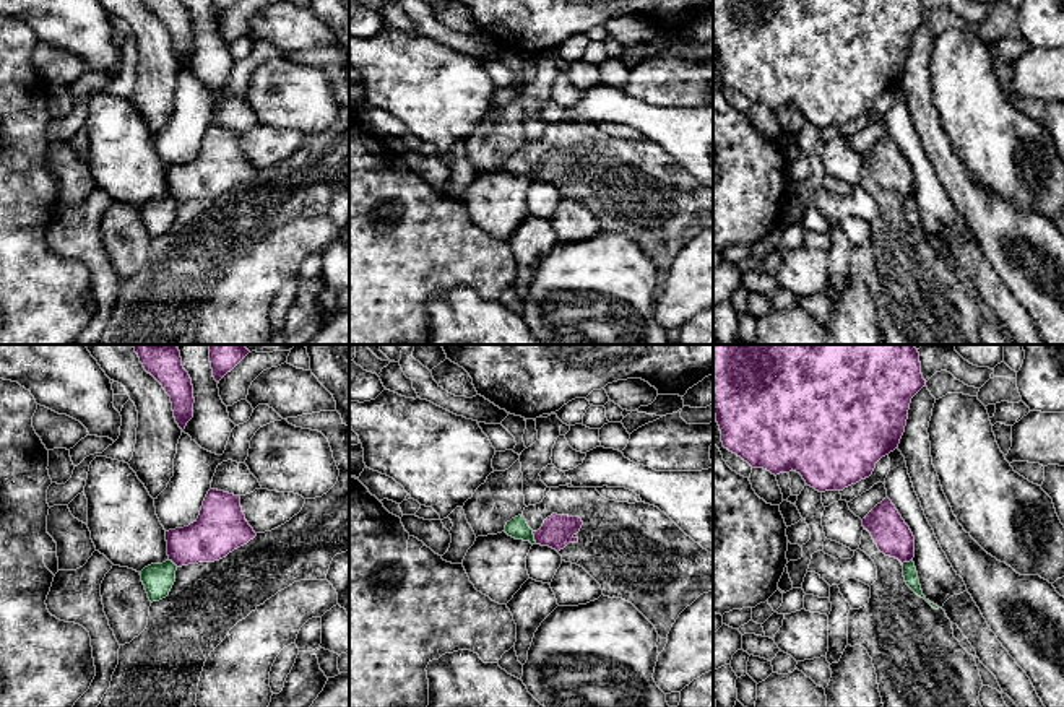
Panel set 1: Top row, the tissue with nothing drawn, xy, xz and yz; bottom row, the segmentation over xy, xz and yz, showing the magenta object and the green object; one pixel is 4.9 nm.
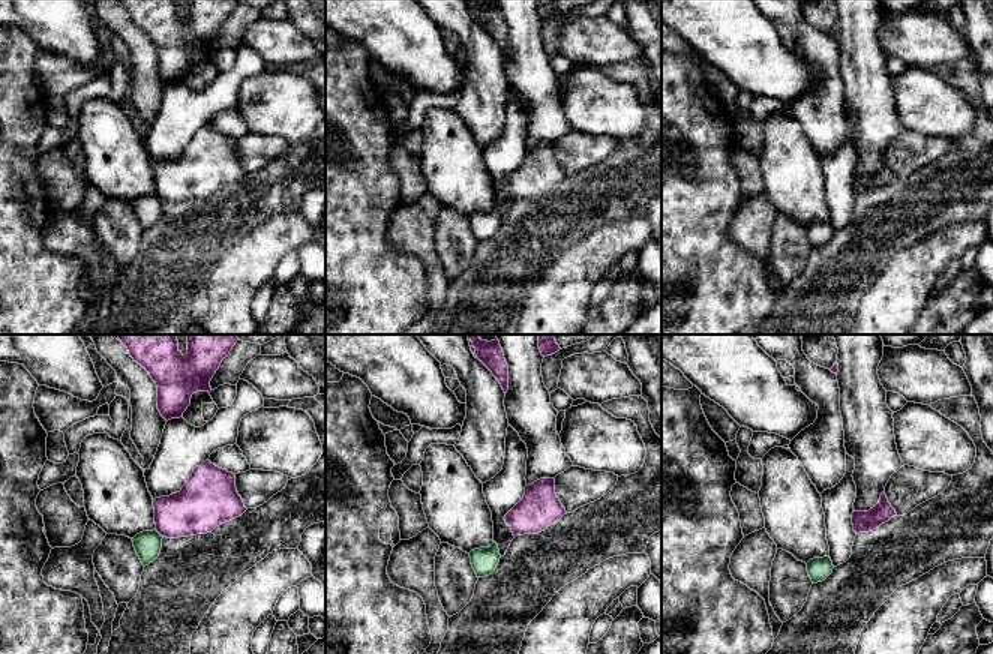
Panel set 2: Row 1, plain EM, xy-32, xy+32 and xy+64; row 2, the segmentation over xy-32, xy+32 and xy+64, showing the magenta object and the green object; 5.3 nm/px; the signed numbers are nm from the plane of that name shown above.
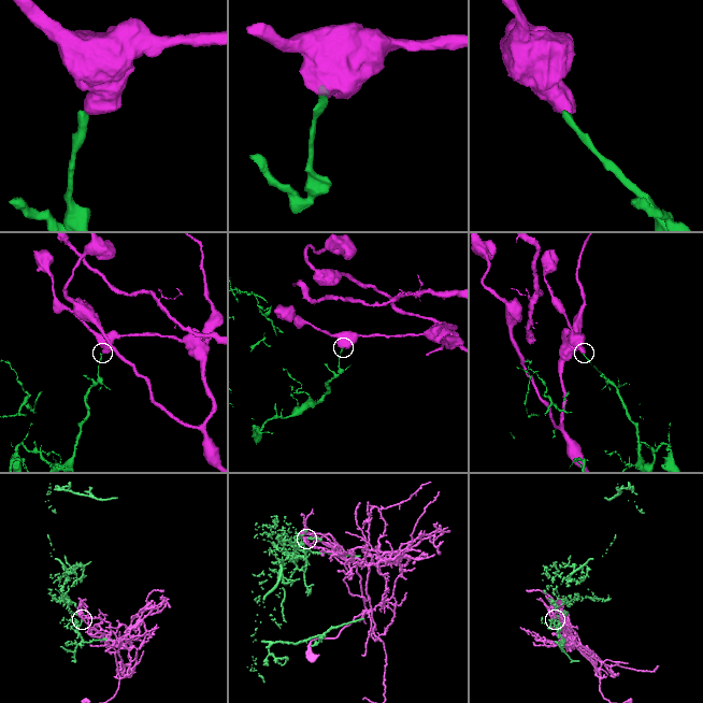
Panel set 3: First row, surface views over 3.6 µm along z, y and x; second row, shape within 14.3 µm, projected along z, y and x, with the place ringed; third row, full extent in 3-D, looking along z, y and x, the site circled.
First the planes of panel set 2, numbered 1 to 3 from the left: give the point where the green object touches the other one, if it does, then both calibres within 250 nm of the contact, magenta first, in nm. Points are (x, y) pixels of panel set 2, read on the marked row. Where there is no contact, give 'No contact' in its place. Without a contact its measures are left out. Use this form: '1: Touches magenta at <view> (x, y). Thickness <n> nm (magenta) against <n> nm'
1: Touches magenta at xy-32 (159, 533). Thickness 280 nm (magenta) against 140 nm
2: No contact
3: No contact

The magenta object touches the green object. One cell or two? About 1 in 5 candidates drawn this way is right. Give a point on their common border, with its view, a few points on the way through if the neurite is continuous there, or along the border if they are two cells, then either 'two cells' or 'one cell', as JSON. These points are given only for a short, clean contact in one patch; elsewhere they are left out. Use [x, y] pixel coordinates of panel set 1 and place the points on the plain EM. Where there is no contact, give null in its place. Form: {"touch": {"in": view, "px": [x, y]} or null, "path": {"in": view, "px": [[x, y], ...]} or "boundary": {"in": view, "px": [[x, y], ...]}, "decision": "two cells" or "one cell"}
{"touch": {"in": "xz", "px": [535, 174]}, "boundary": {"in": "xz", "px": [[532, 168], [536, 179]]}, "decision": "two cells"}

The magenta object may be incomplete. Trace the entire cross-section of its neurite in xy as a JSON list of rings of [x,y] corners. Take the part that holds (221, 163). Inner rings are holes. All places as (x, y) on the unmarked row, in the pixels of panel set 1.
[[[210,125],[193,159],[166,167],[167,192],[177,203],[214,198],[255,172],[242,148],[240,132]]]

